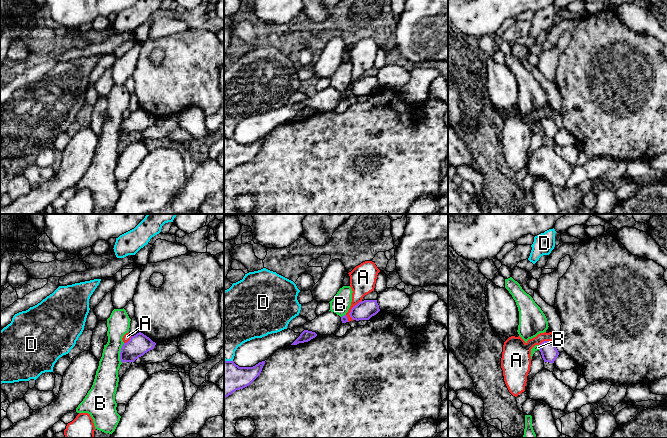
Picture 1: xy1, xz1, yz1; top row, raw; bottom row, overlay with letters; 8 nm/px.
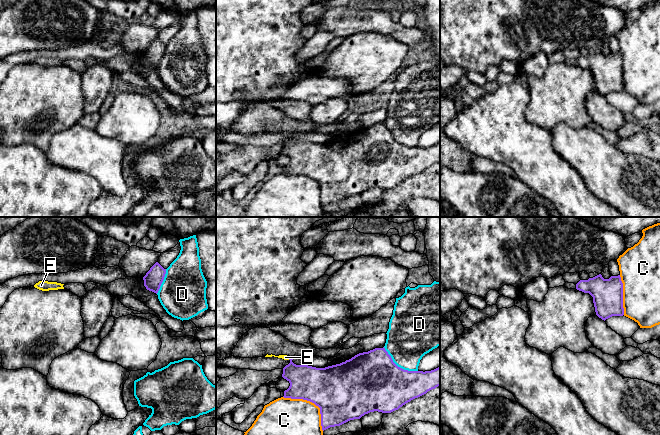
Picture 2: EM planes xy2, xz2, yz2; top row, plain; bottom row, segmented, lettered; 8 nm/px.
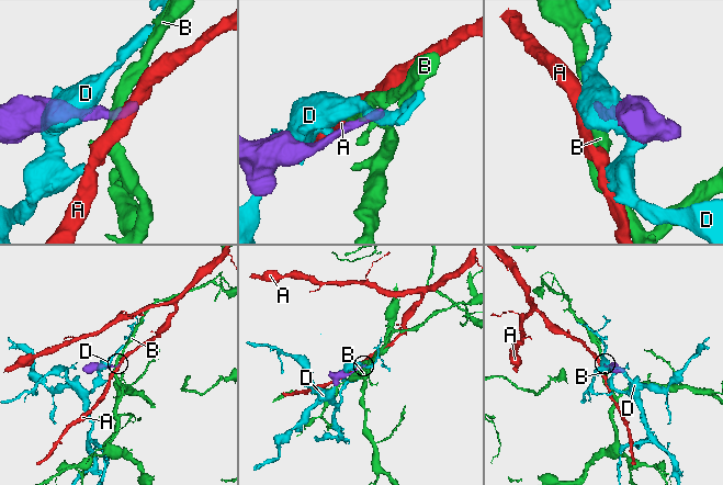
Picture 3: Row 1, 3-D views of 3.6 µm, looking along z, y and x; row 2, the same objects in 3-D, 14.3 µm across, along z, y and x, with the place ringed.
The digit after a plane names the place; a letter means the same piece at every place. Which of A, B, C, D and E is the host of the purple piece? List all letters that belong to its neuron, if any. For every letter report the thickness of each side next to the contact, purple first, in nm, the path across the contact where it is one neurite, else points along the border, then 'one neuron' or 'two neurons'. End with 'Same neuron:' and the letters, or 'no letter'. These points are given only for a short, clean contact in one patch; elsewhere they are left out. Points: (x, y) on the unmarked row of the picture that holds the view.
A: calibres 160 and 200 nm; border xz1 (361, 76), (349, 89), (352, 95); two neurons
B: calibres 170 and 190 nm; border xy1 (124, 119), (120, 128), (121, 138); two neurons
C: calibres 440 and 440 nm; two neurons
D: calibres 480 and 360 nm; two neurons
E: calibres 280 and 50 nm; way xz2 (308, 159), (291, 142), (290, 134), (285, 133); one neuron
Same neuron: E

